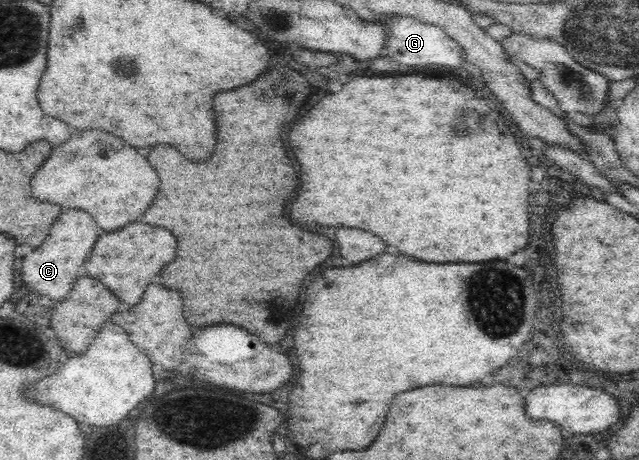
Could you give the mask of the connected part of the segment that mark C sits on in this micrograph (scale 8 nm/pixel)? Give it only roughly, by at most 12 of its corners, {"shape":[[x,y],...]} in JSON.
{"shape":[[68,209],[22,259],[28,289],[64,299],[100,229]]}

